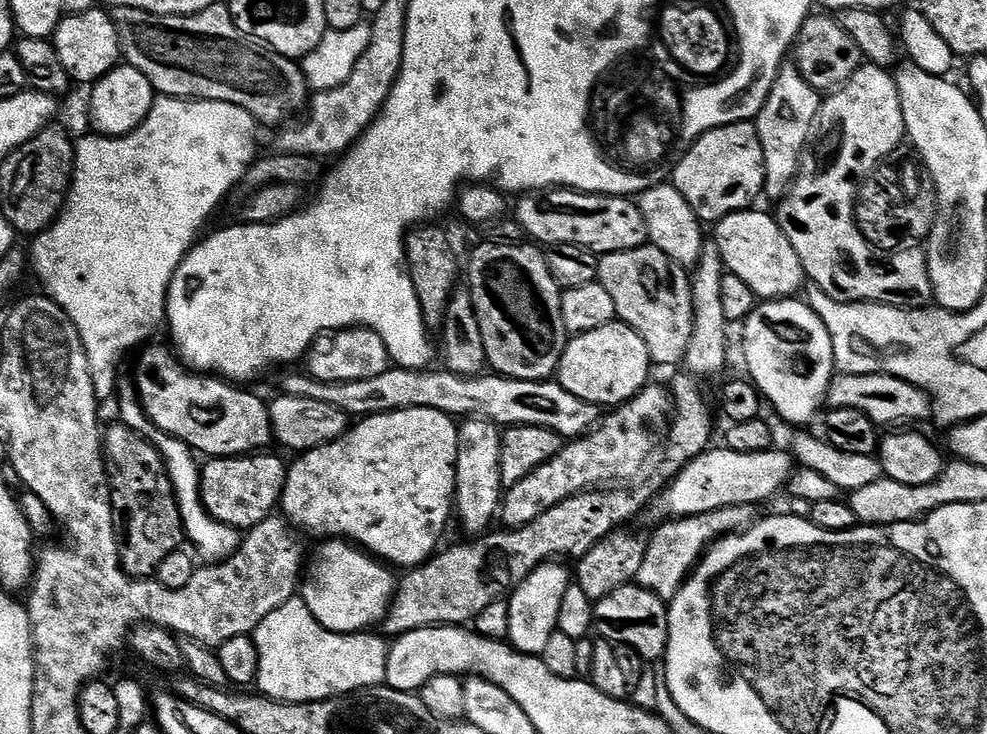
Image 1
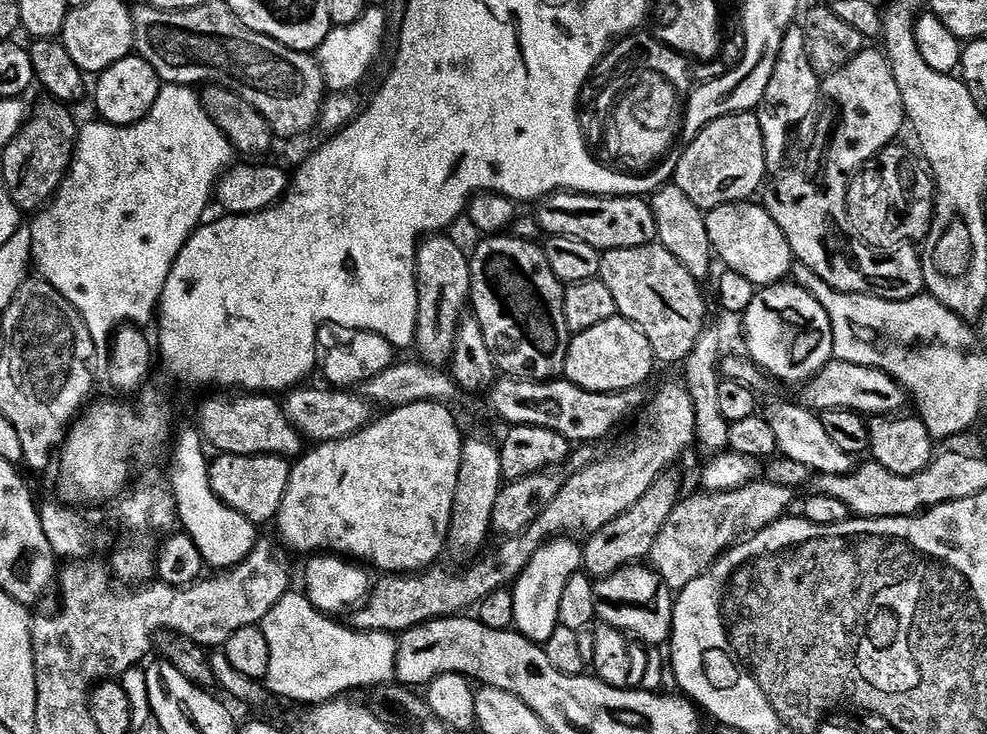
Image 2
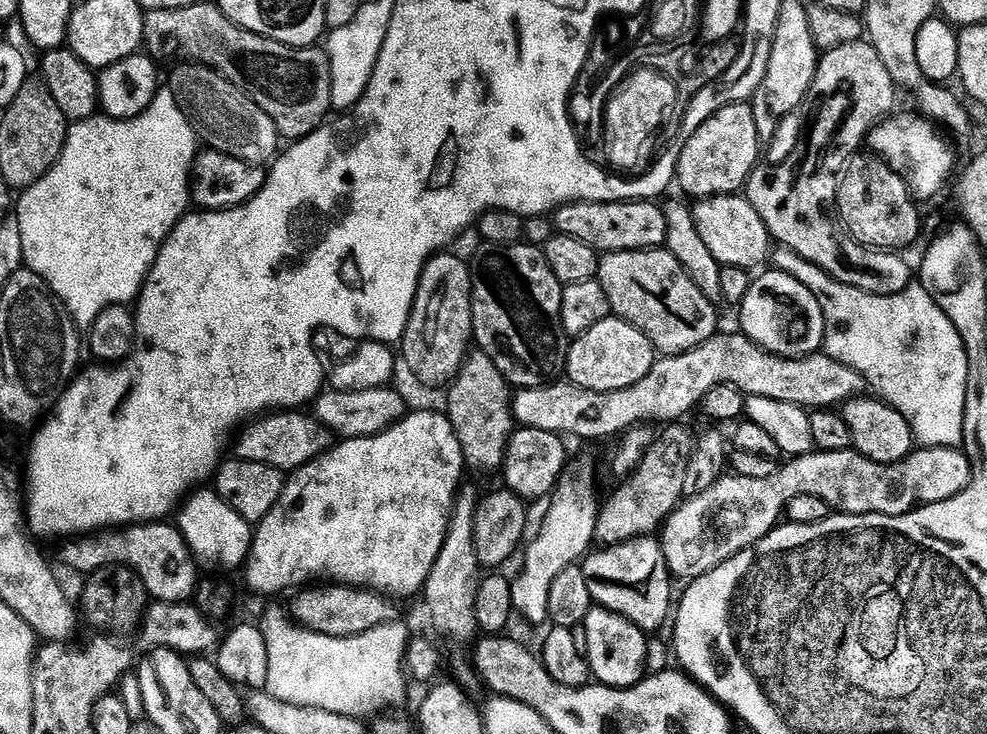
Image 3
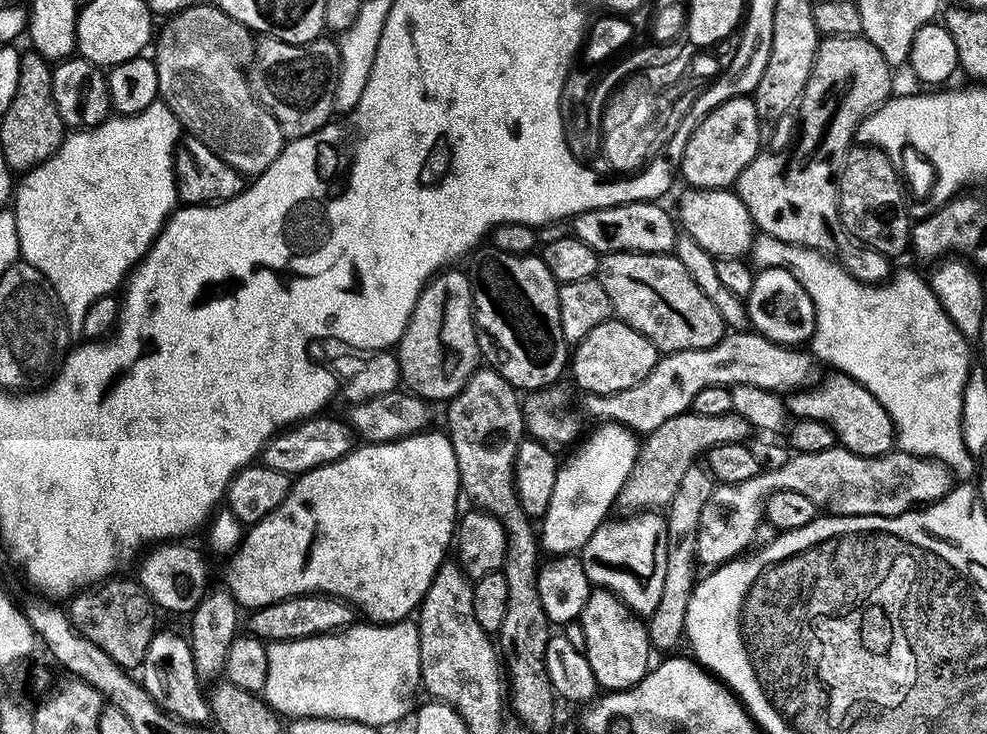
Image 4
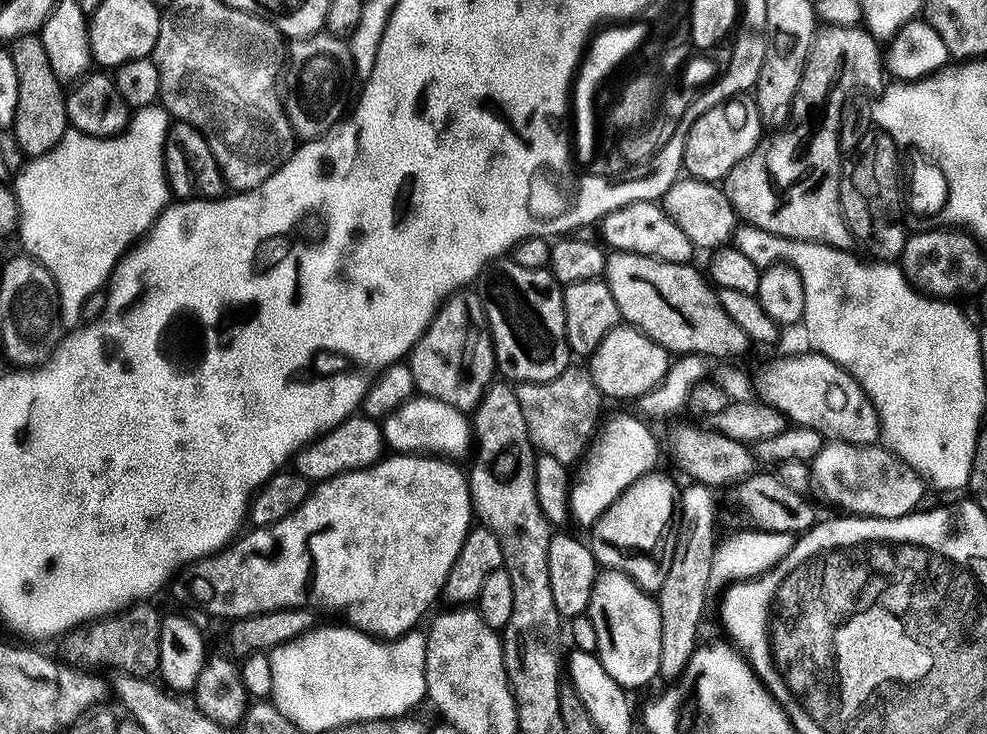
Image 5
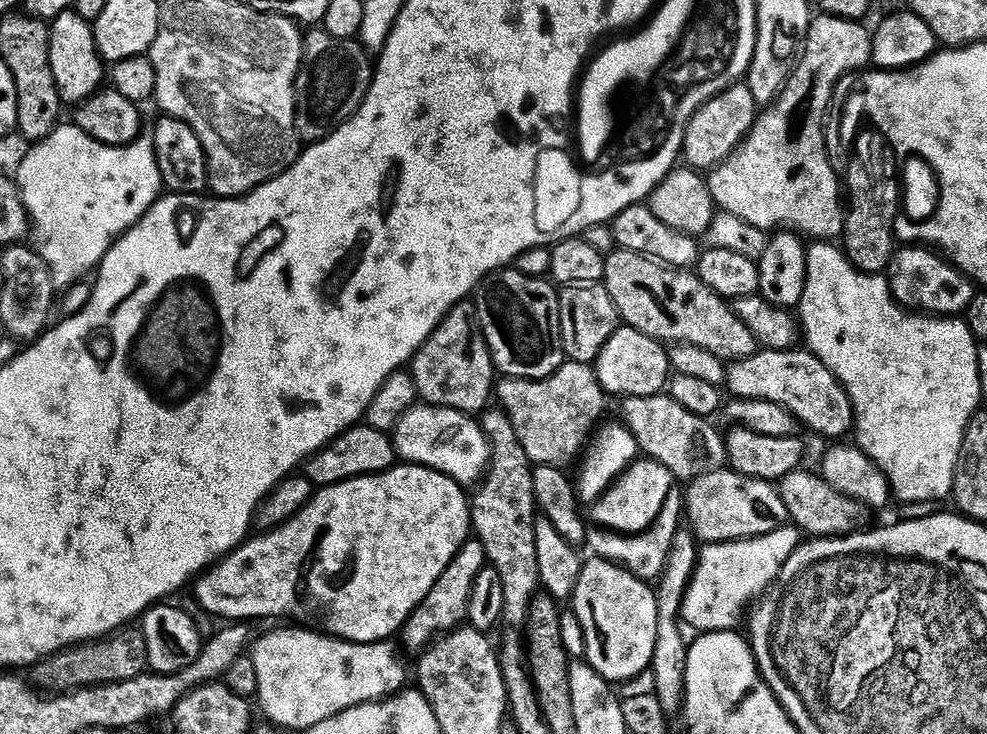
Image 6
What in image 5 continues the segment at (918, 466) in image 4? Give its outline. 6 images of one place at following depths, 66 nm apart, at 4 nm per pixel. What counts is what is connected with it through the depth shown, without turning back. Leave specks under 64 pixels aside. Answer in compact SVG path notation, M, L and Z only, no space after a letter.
M846 442L827 443L820 455L812 461L811 477L825 498L840 506L845 513L857 517L898 519L917 511L923 500L927 483L885 447L854 446Z

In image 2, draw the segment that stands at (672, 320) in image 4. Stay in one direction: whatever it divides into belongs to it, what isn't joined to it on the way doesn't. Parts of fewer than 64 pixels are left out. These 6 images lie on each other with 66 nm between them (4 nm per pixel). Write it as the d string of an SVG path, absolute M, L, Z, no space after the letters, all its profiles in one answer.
M659 242L603 253L598 279L610 290L617 313L648 339L657 361L679 365L706 331L701 285Z

